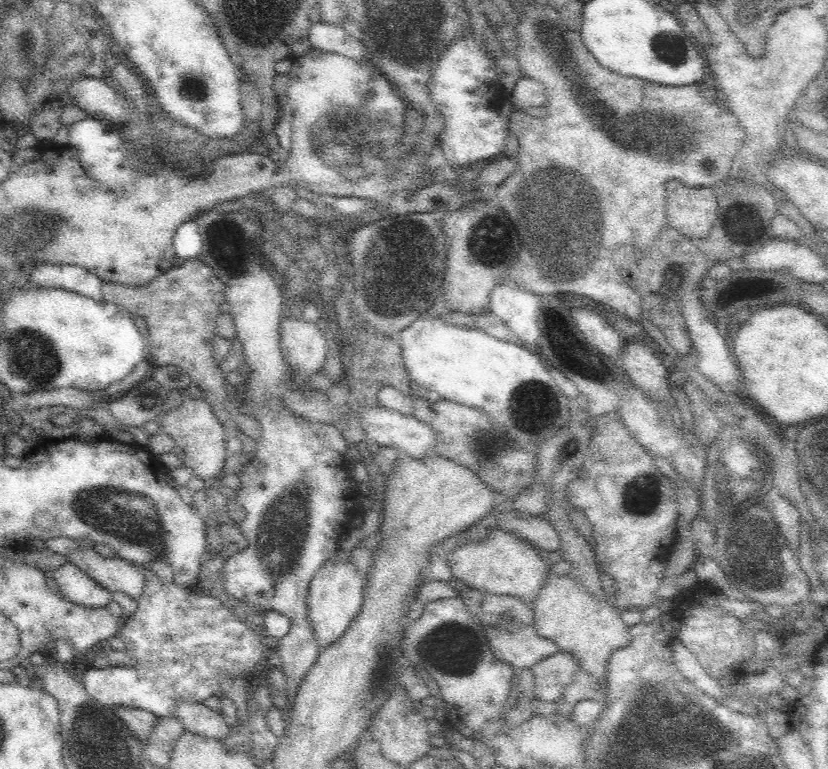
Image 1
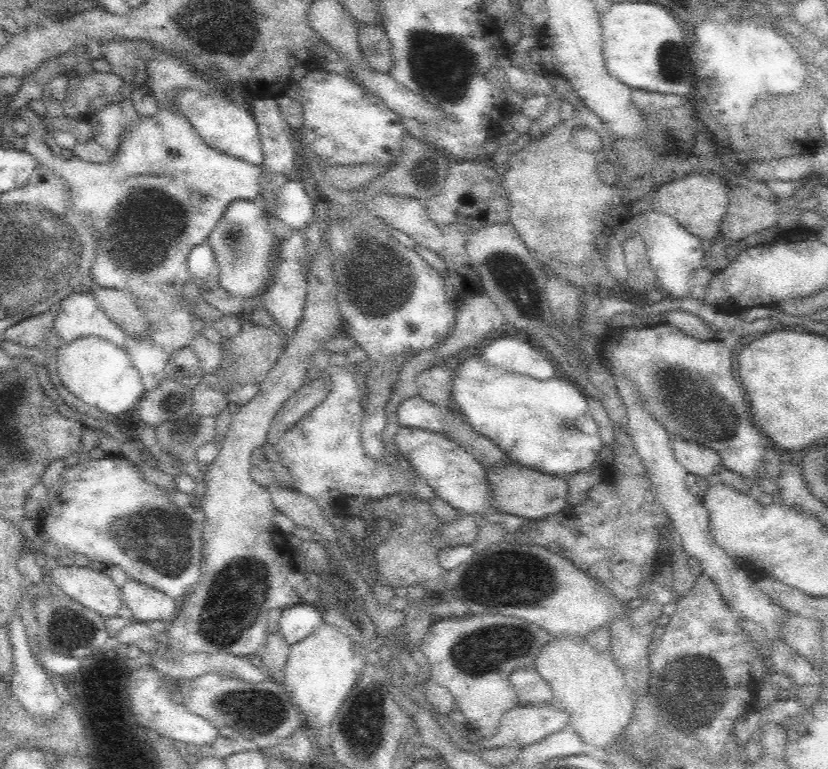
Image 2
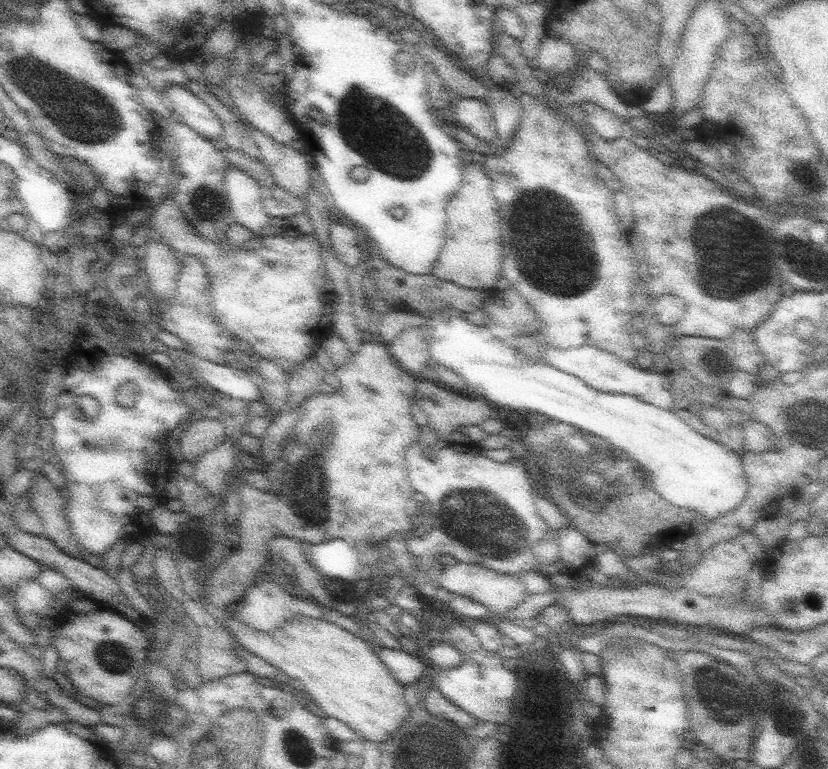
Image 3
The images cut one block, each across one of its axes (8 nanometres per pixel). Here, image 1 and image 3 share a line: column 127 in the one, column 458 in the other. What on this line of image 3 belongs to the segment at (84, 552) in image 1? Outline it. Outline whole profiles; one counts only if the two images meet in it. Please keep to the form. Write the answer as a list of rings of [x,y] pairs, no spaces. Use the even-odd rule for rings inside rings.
[[[459,560],[451,566],[441,564],[439,586],[445,588],[449,594],[459,594],[459,596],[465,596],[473,602],[483,604],[491,612],[491,616],[495,616],[495,614],[503,616],[503,612],[521,604],[523,598],[527,596],[523,584],[515,576],[507,576],[507,574],[501,574],[497,570],[491,570],[491,568],[485,568],[485,566],[479,566],[479,564],[465,564],[465,562],[459,562]]]

